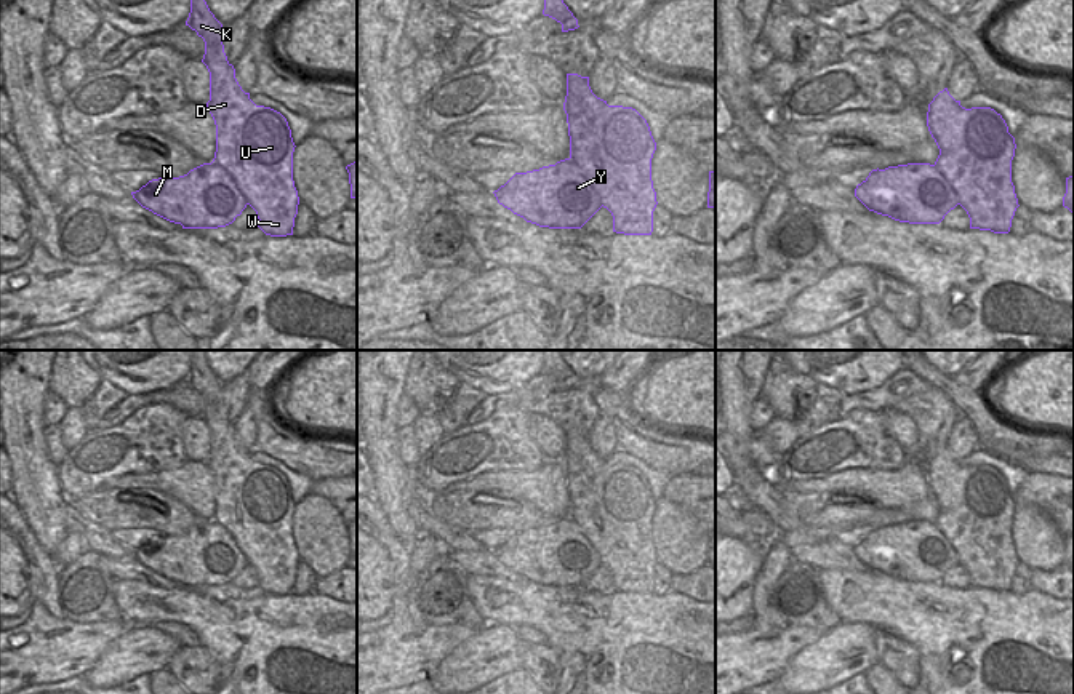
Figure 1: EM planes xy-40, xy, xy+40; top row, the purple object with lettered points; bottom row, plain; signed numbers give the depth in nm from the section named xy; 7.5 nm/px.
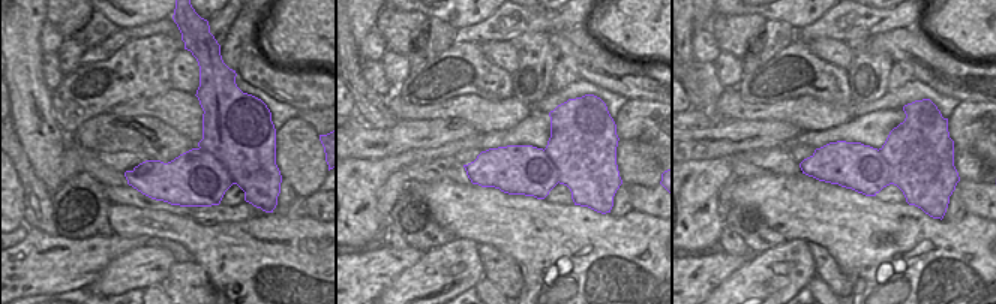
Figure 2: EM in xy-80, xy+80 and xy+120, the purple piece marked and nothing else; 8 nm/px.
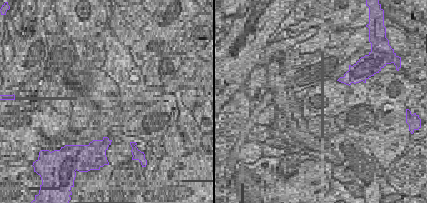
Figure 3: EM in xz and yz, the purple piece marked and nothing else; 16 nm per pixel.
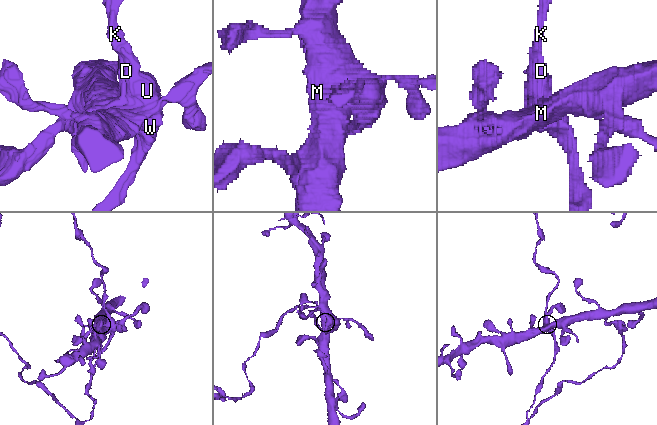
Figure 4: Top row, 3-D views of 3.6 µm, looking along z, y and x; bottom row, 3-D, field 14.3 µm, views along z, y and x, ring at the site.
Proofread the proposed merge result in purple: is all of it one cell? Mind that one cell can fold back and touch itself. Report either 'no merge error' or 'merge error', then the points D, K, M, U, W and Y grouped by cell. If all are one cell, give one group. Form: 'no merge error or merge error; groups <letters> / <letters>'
merge error; groups D K U W / M Y

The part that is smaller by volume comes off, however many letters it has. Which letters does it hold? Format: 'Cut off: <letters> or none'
Cut off: D, K, U, W

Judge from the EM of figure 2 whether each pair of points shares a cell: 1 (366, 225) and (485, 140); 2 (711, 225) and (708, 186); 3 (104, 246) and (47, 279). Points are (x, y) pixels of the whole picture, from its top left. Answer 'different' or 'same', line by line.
1: same
2: same
3: same

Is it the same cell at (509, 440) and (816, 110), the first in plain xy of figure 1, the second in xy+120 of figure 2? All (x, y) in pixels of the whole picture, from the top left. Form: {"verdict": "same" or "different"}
{"verdict": "different"}

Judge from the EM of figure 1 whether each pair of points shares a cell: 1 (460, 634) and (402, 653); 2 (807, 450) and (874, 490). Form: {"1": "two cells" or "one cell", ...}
{"1": "one cell", "2": "two cells"}

